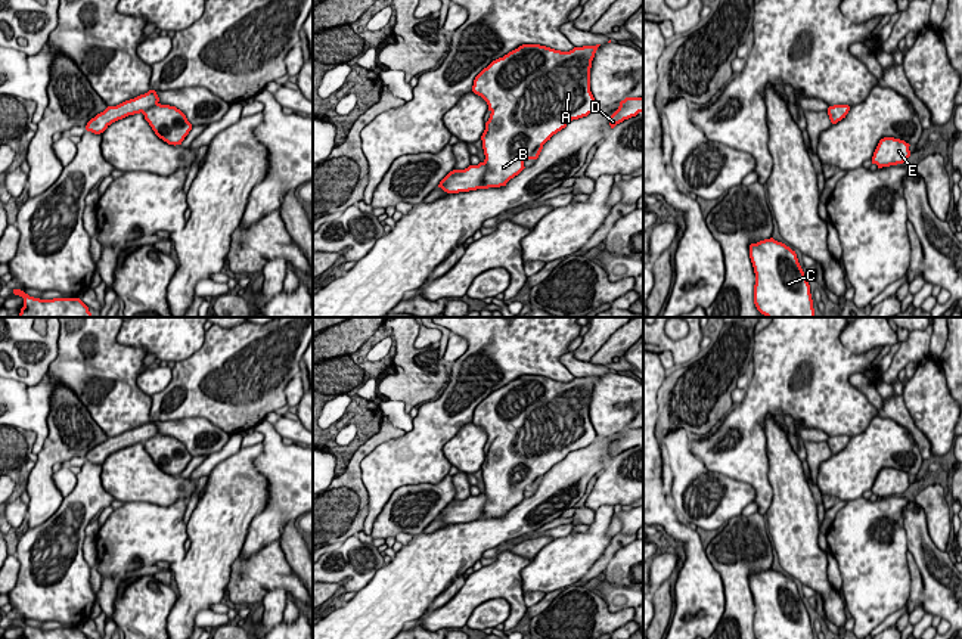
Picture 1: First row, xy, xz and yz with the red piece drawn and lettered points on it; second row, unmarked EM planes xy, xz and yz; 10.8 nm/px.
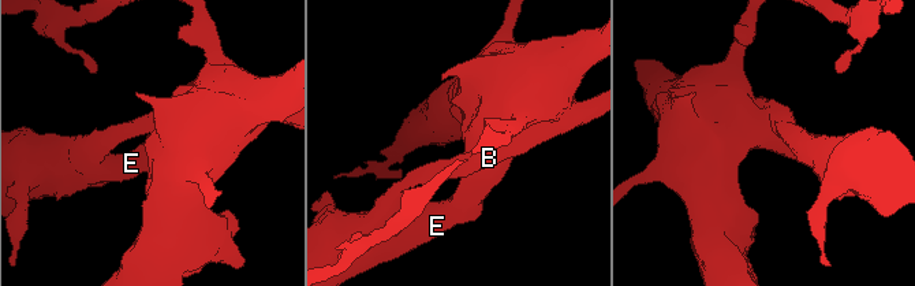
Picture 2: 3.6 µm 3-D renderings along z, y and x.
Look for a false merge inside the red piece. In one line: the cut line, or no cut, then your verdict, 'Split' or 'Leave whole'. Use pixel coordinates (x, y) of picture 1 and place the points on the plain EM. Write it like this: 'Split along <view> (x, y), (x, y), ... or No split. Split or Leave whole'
No split. Leave whole

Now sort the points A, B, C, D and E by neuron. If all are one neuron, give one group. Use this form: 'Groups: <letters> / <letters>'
Groups: A B C D E

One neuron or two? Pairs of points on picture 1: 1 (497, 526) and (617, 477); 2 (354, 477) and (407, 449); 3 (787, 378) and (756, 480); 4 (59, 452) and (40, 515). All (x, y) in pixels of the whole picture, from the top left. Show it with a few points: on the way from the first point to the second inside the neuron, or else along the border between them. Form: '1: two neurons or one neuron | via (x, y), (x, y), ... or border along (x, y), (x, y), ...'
1: two neurons | border along (611, 459), (599, 474)
2: two neurons | border along (379, 444), (362, 461), (366, 508)
3: one neuron | via (762, 403), (753, 412), (753, 455)
4: one neuron | via (43, 468), (42, 499)

